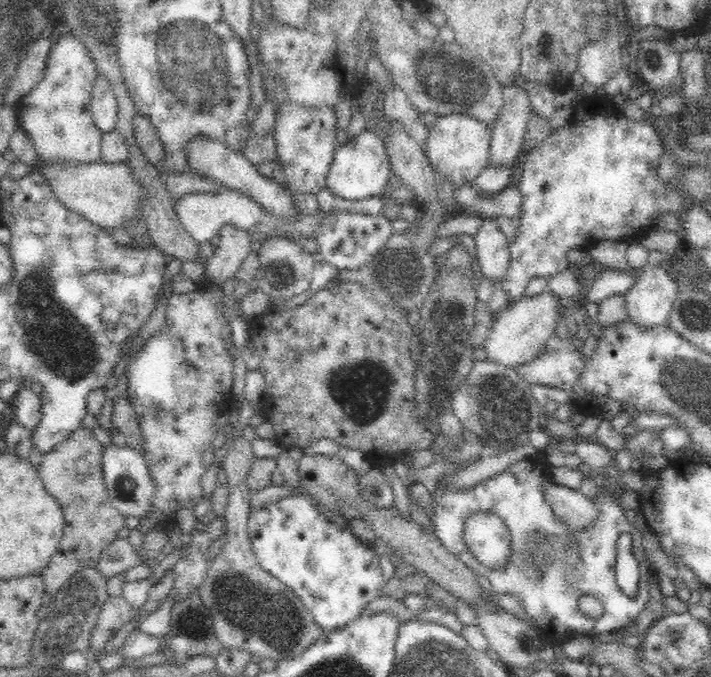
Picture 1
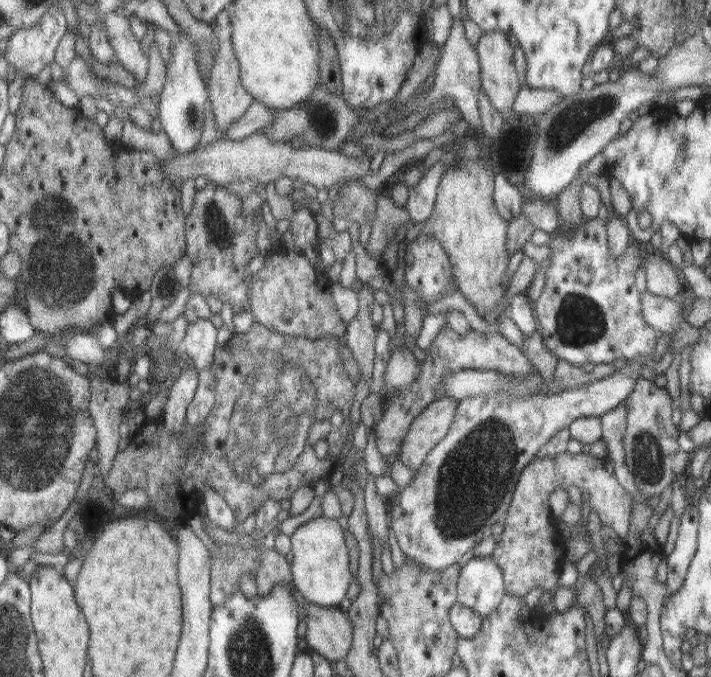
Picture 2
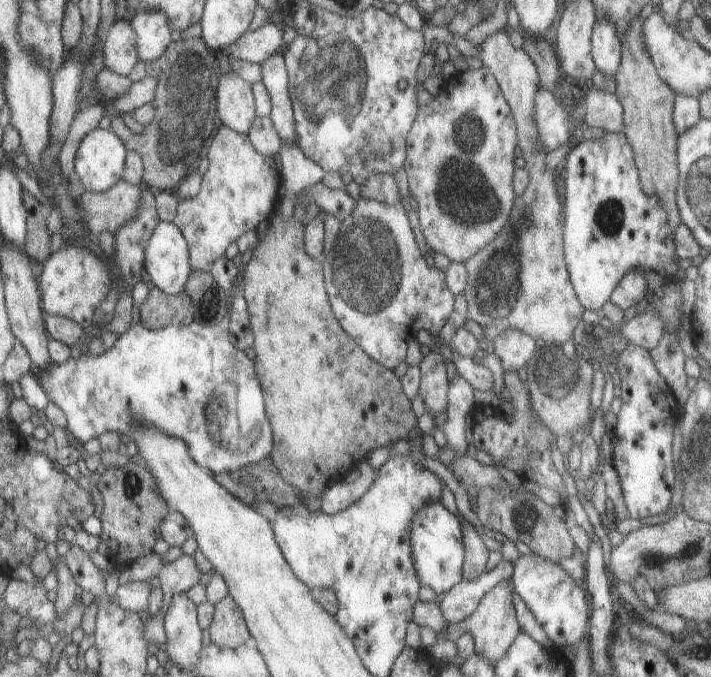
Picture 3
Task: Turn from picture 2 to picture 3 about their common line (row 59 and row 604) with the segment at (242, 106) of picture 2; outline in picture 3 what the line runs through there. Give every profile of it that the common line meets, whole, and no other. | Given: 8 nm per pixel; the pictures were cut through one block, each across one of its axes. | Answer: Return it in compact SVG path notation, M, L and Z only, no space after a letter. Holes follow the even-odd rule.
M225 596L215 604L213 622L209 626L209 638L211 644L217 644L219 648L239 648L245 644L245 640L251 636L247 630L245 616L237 602L233 602L231 596Z

